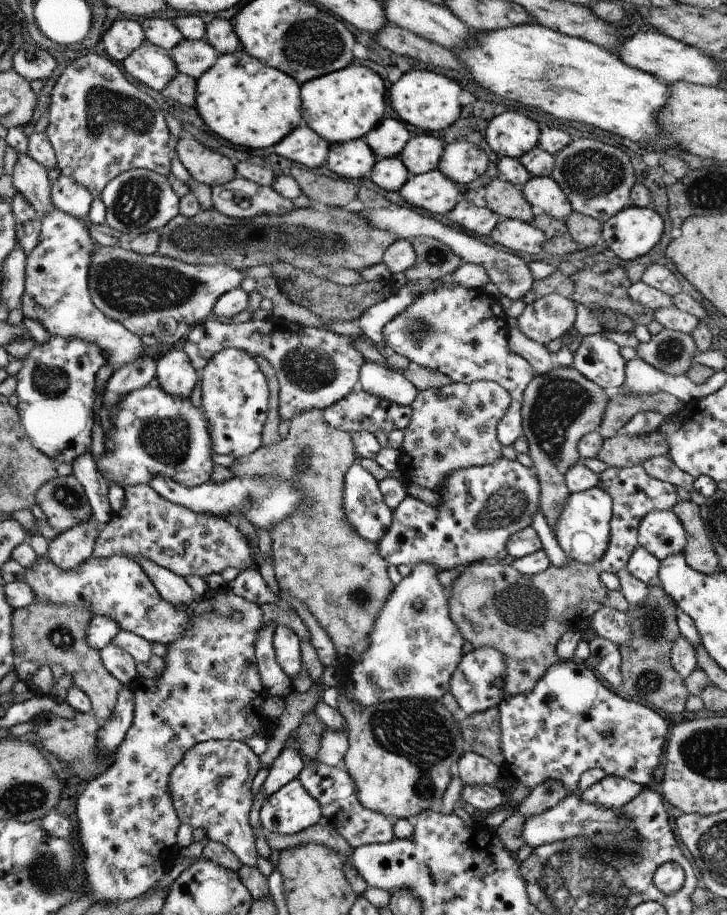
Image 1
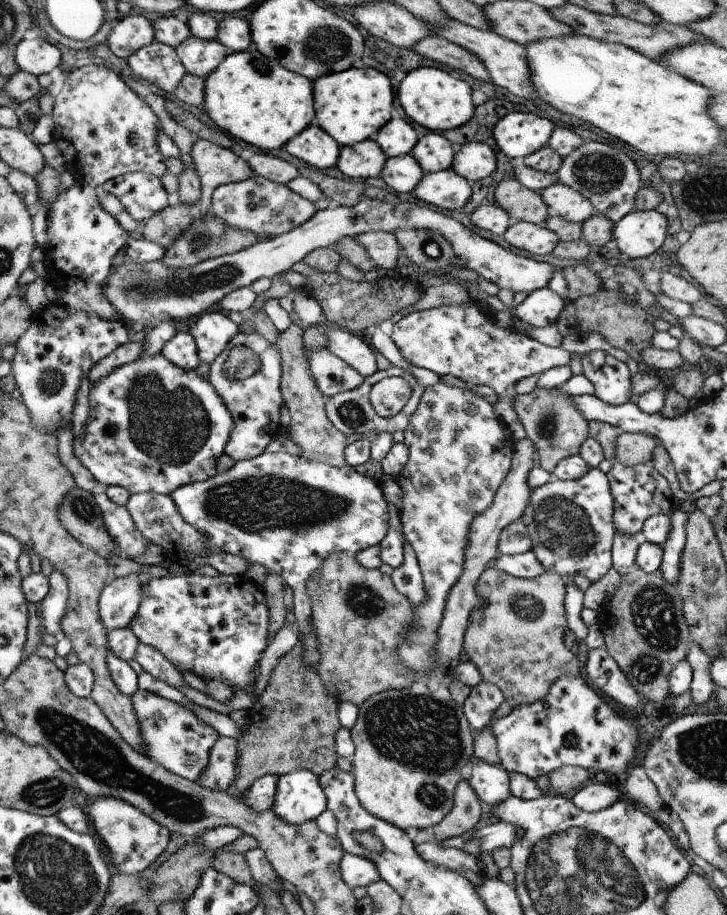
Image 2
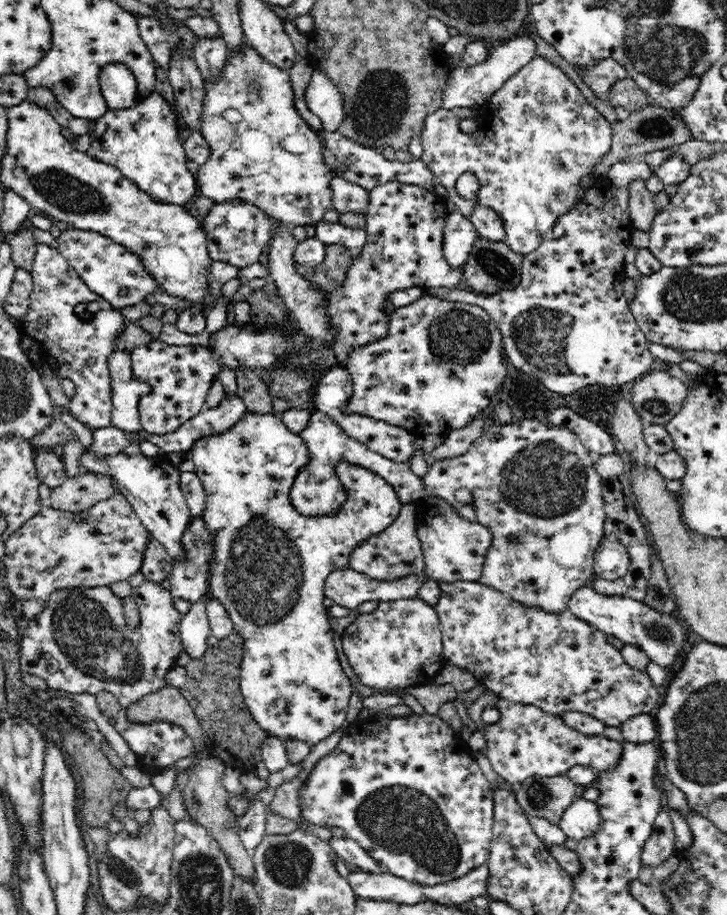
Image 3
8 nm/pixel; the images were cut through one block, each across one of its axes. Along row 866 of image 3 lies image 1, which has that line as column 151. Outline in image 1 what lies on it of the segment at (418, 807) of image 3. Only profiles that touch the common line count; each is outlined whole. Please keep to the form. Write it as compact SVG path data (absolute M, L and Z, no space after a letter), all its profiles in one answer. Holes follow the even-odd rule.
M156 382L143 389L133 390L113 409L111 415L113 428L106 433L105 452L99 460L99 471L109 483L120 486L150 482L152 477L161 476L174 479L186 488L200 486L210 482L214 464L211 460L212 439L209 435L209 424L201 408L192 406L190 399L177 399L170 396Z

